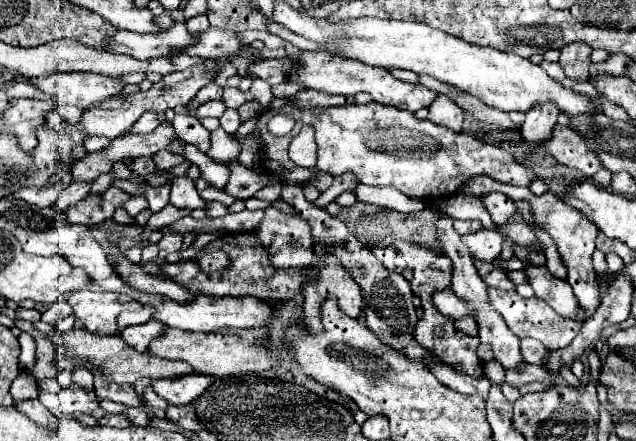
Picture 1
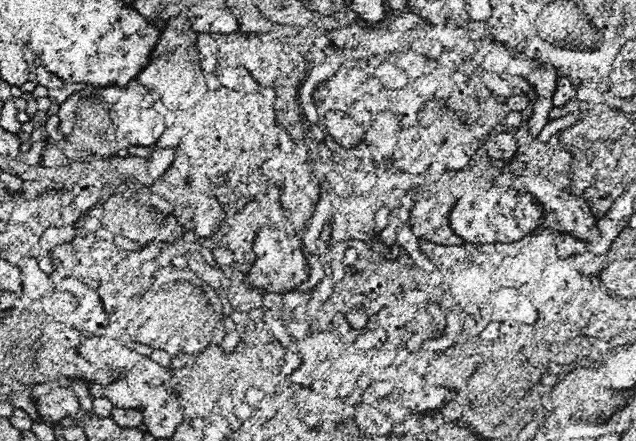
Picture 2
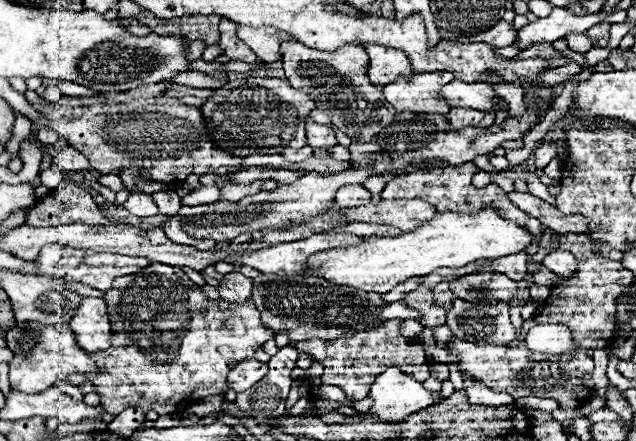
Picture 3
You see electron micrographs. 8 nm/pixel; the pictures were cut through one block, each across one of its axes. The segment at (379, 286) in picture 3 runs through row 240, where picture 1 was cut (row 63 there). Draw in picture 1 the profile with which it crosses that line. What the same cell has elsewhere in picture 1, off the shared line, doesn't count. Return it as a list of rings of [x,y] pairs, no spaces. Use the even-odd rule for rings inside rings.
[[[276,2],[270,18],[272,22],[288,28],[290,32],[324,46],[324,50],[330,54],[346,60],[358,60],[368,66],[380,66],[388,70],[402,68],[412,70],[418,76],[428,74],[444,84],[452,84],[462,92],[476,96],[486,106],[498,108],[502,112],[528,112],[528,108],[532,108],[532,104],[536,102],[556,102],[560,112],[566,112],[566,116],[578,116],[584,112],[596,114],[592,98],[564,88],[560,82],[548,78],[548,74],[530,60],[500,52],[496,48],[482,48],[464,42],[452,34],[428,28],[420,22],[358,18],[334,24],[322,18],[312,18],[306,12],[298,12],[286,2]]]

